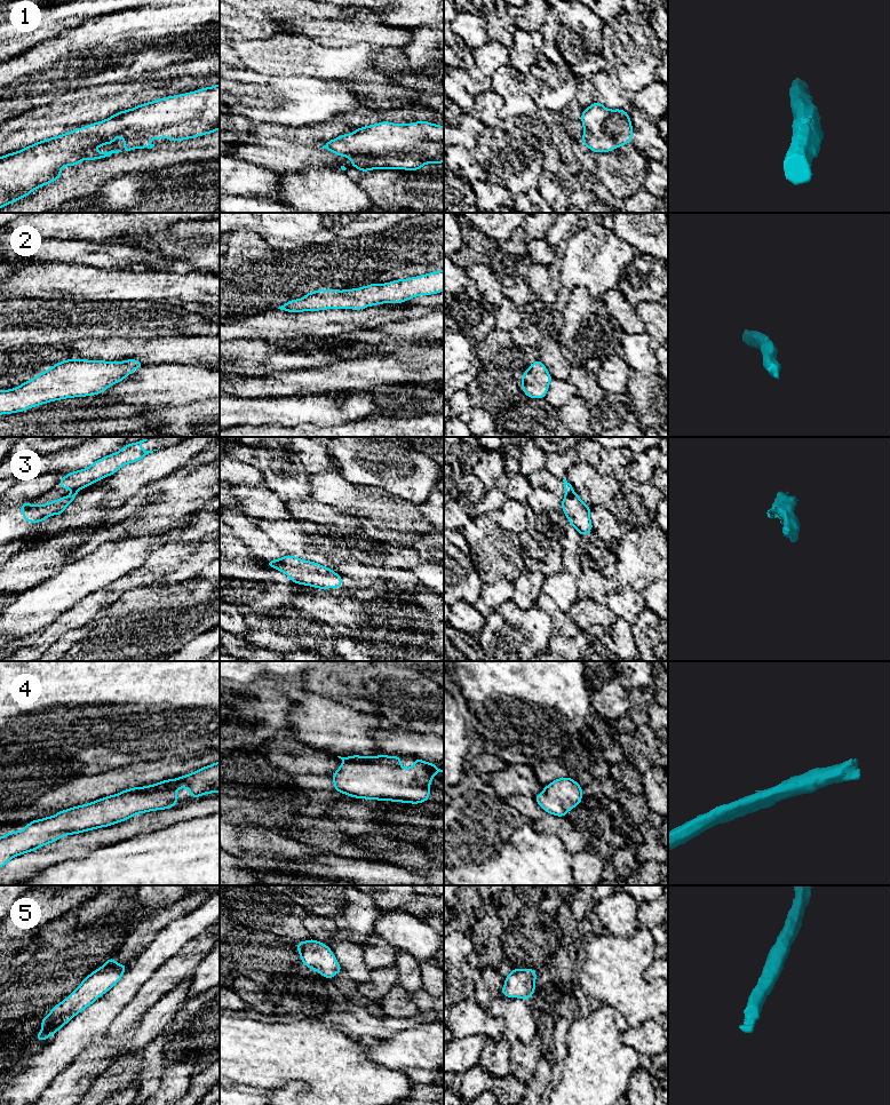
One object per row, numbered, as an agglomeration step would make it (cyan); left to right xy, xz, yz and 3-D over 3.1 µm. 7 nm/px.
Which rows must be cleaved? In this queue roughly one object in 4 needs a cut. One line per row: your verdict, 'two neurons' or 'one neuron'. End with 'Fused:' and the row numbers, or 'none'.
1: one neuron
2: one neuron
3: two neurons
4: one neuron
5: one neuron
Fused: 3

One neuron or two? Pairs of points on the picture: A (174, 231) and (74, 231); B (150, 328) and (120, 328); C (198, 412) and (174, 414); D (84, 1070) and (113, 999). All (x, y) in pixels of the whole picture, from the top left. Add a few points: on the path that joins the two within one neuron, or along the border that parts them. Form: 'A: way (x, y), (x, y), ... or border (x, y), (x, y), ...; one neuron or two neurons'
A: border (175, 224), (167, 230), (165, 237), (142, 241); two neurons
B: way (143, 328), (127, 328); one neuron
C: way (192, 414), (180, 414); one neuron
D: border (102, 1035), (97, 1036), (78, 1056); two neurons

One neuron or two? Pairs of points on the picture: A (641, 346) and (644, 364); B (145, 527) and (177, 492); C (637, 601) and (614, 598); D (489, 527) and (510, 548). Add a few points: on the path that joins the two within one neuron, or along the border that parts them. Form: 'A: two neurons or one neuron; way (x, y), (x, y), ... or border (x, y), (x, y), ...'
A: one neuron; way (641, 350), (641, 359)
B: one neuron; way (158, 523), (168, 521), (176, 513), (177, 505)
C: one neuron; way (632, 601), (620, 601)
D: one neuron; way (494, 532), (505, 542)

